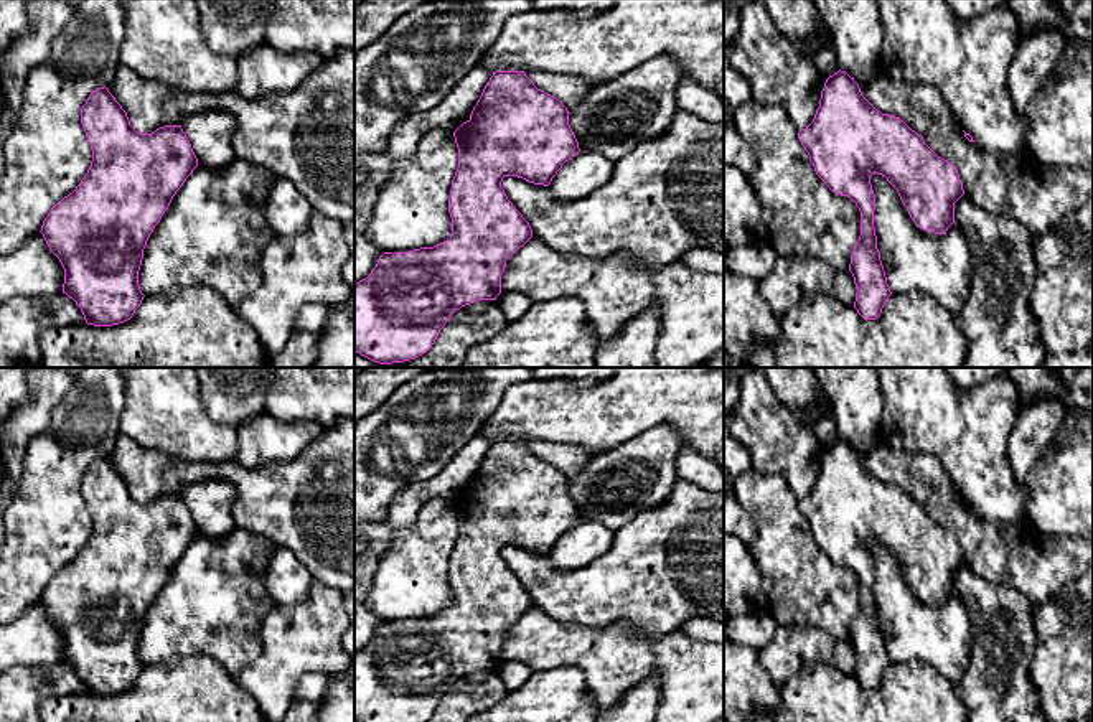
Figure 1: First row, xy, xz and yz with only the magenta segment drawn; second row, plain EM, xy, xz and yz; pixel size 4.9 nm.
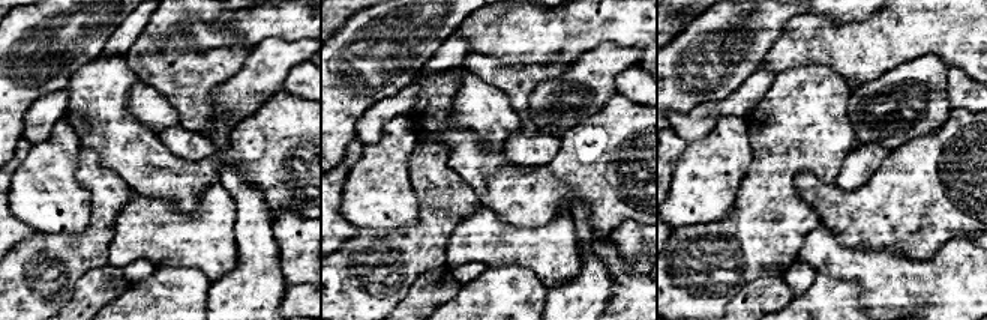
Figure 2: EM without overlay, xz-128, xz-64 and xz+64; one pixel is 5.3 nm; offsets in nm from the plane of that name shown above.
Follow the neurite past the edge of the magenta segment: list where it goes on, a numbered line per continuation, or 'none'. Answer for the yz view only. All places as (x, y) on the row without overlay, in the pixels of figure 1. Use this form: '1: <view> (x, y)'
none

